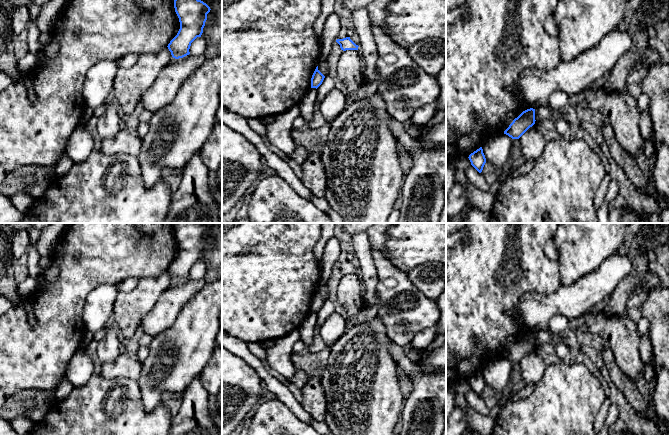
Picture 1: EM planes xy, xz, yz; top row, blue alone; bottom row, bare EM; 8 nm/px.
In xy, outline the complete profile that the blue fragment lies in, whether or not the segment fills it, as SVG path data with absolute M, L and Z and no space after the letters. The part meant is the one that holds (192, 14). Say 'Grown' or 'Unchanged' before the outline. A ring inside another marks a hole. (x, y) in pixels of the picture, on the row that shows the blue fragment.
Unchanged. M174 0L174 8L180 29L167 47L172 57L179 59L189 55L191 43L201 37L211 9L201 0Z

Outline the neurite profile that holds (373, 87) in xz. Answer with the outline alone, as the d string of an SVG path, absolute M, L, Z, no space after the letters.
M376 70L376 72L375 72L375 79L374 79L374 81L372 83L369 84L365 97L370 97L374 93L377 92L379 79L380 79L380 73Z

